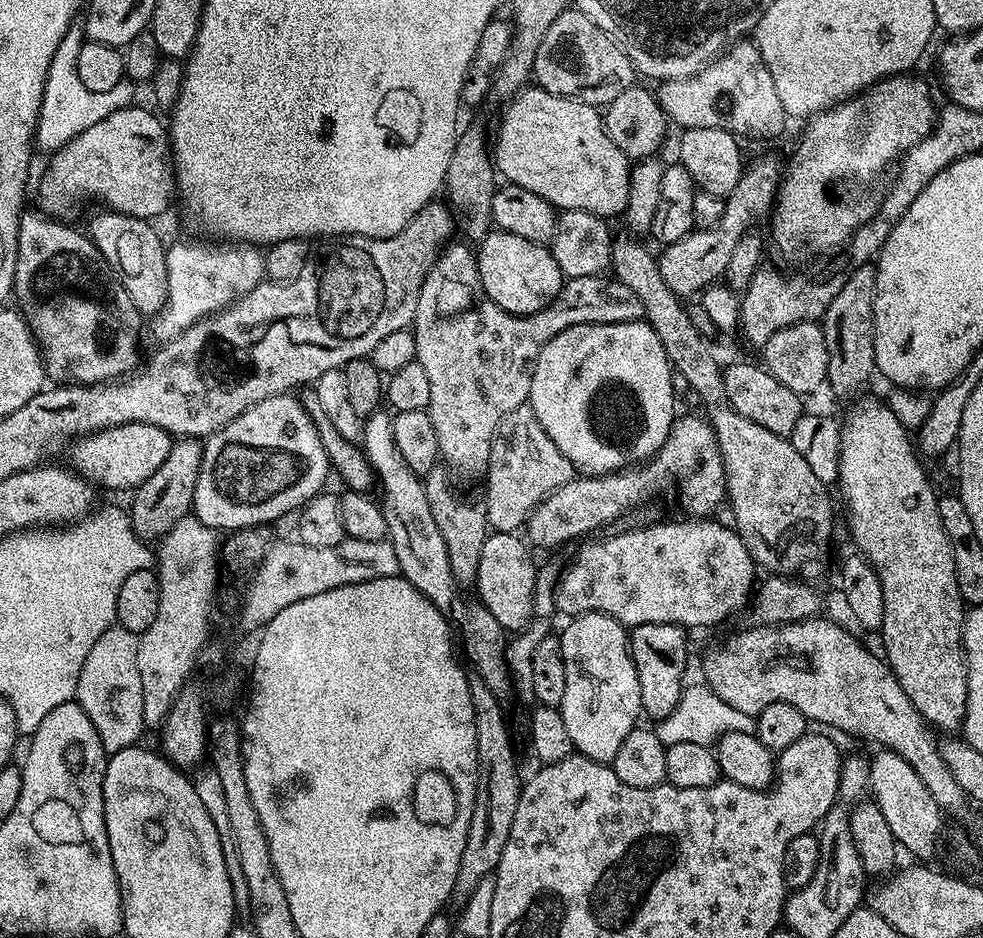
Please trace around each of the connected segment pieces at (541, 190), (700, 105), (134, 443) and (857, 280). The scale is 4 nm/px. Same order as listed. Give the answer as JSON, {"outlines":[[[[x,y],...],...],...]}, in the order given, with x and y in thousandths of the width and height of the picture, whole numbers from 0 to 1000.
{"outlines":[[[[536,92],[530,95],[525,102],[522,102],[520,107],[516,108],[512,112],[513,125],[509,128],[509,142],[505,145],[505,156],[503,151],[503,176],[504,182],[508,184],[510,189],[514,188],[518,197],[534,200],[539,203],[543,207],[547,207],[551,211],[555,211],[570,224],[577,224],[580,222],[587,222],[593,226],[603,226],[606,230],[611,232],[624,232],[636,225],[639,221],[639,190],[641,187],[641,172],[638,166],[635,165],[633,160],[629,160],[629,156],[625,156],[625,151],[621,151],[621,147],[616,143],[614,138],[614,129],[611,120],[607,118],[603,112],[593,111],[590,107],[580,107],[576,102],[565,102],[560,100],[548,92]]],[[[750,45],[744,48],[744,50],[742,50],[740,54],[736,57],[736,59],[725,64],[724,67],[720,69],[720,71],[712,74],[712,76],[709,77],[708,80],[700,81],[696,85],[674,86],[674,88],[670,91],[670,94],[671,98],[669,97],[669,106],[671,109],[671,116],[675,118],[677,124],[680,125],[681,129],[683,129],[685,133],[692,132],[691,135],[693,138],[732,136],[732,130],[728,130],[728,128],[726,128],[726,117],[728,117],[728,113],[730,113],[730,115],[732,115],[732,113],[734,113],[734,115],[741,115],[741,113],[737,113],[737,102],[739,102],[739,104],[743,104],[743,107],[739,107],[739,109],[743,109],[743,111],[747,113],[747,115],[745,115],[745,122],[747,122],[747,124],[753,124],[753,126],[751,126],[753,134],[749,134],[749,132],[739,132],[739,140],[744,141],[746,145],[750,147],[758,147],[757,145],[774,145],[775,148],[781,149],[784,147],[784,145],[791,144],[792,141],[796,140],[798,136],[800,120],[798,118],[798,114],[796,113],[796,104],[791,104],[791,92],[787,92],[787,83],[783,79],[783,75],[781,74],[781,71],[777,69],[777,63],[775,62],[775,58],[773,57],[772,51],[770,51],[768,46],[765,45]]],[[[135,450],[122,452],[118,456],[108,456],[104,461],[95,461],[93,465],[80,466],[72,474],[72,478],[74,477],[72,498],[95,518],[103,516],[106,520],[137,522],[149,514],[149,510],[153,510],[153,505],[157,505],[157,501],[161,501],[161,497],[165,497],[165,493],[169,493],[169,488],[173,484],[177,469],[176,466],[171,466],[167,459],[168,457],[162,452]]],[[[879,279],[867,290],[867,295],[856,302],[848,322],[839,330],[836,349],[842,370],[841,413],[855,422],[867,422],[879,414],[891,390],[891,351],[887,348],[887,323],[891,317],[891,288]]]]}

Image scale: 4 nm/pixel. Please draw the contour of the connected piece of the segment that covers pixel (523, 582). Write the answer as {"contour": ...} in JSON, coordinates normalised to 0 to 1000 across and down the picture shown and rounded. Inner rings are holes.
{"contour":[[[502,566],[497,570],[496,577],[490,582],[490,591],[486,595],[486,610],[484,612],[483,630],[488,630],[486,635],[487,643],[492,645],[494,650],[498,650],[498,655],[503,655],[503,659],[507,659],[507,663],[514,672],[521,670],[533,670],[542,660],[541,642],[545,633],[545,612],[546,602],[541,602],[541,593],[537,590],[538,581],[528,576],[528,570],[520,567]]]}

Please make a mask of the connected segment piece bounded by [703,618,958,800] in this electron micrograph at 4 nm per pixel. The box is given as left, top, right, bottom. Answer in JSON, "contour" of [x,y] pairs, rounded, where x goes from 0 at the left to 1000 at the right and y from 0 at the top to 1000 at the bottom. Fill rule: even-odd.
{"contour":[[[834,660],[808,661],[792,667],[769,667],[773,670],[751,675],[746,682],[739,683],[729,695],[717,701],[715,724],[734,748],[760,762],[772,763],[776,755],[783,753],[783,748],[804,748],[816,757],[823,770],[830,771],[831,768],[842,776],[850,776],[856,772],[873,785],[892,789],[895,795],[905,795],[906,801],[926,812],[932,823],[940,823],[938,834],[944,832],[943,836],[948,836],[946,844],[952,844],[952,849],[960,853],[960,849],[964,849],[964,840],[973,840],[975,834],[967,827],[962,812],[956,806],[953,790],[948,790],[949,781],[945,773],[934,761],[930,748],[926,748],[922,736],[918,736],[906,711],[896,700],[895,705],[885,692],[878,691],[873,679],[855,678],[859,674],[857,666]],[[850,738],[856,742],[855,755],[850,752]],[[854,759],[859,762],[856,768],[850,764]]]}

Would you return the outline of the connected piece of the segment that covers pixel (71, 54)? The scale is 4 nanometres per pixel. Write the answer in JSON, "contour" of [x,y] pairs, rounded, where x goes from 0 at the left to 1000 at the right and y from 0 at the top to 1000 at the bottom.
{"contour":[[[79,15],[68,30],[67,36],[52,63],[51,75],[48,77],[48,86],[45,88],[44,109],[41,111],[41,120],[38,124],[38,136],[35,142],[36,157],[41,161],[54,163],[65,157],[83,139],[104,127],[110,126],[112,122],[118,120],[126,113],[125,108],[119,101],[118,96],[106,97],[104,100],[96,100],[89,96],[79,80],[79,61],[82,49],[87,46],[86,35],[87,19]]]}

